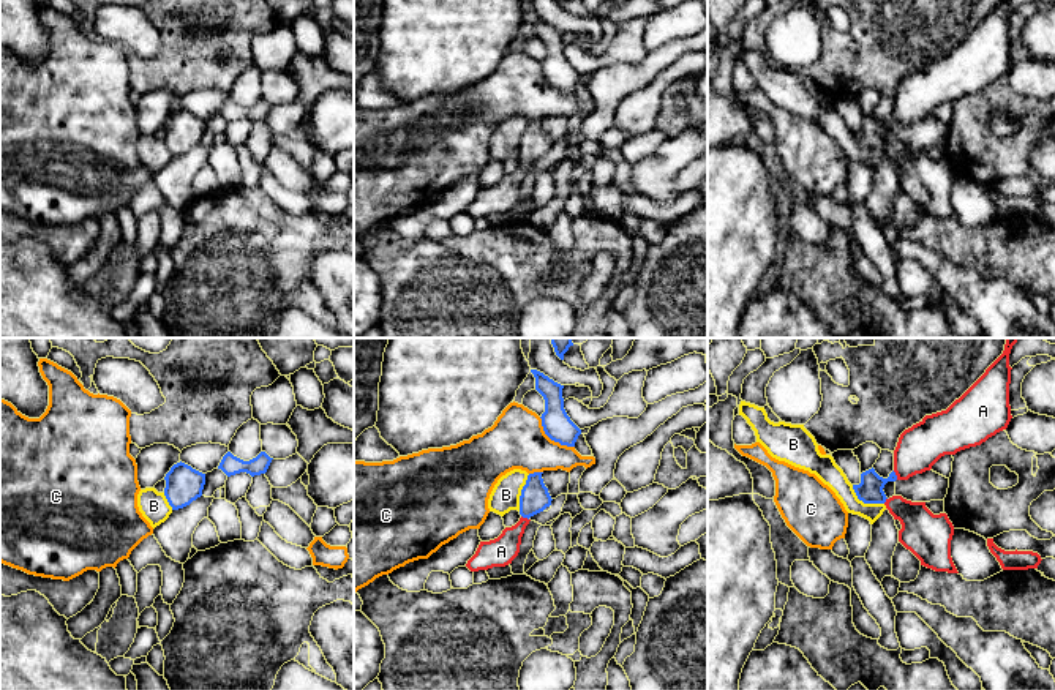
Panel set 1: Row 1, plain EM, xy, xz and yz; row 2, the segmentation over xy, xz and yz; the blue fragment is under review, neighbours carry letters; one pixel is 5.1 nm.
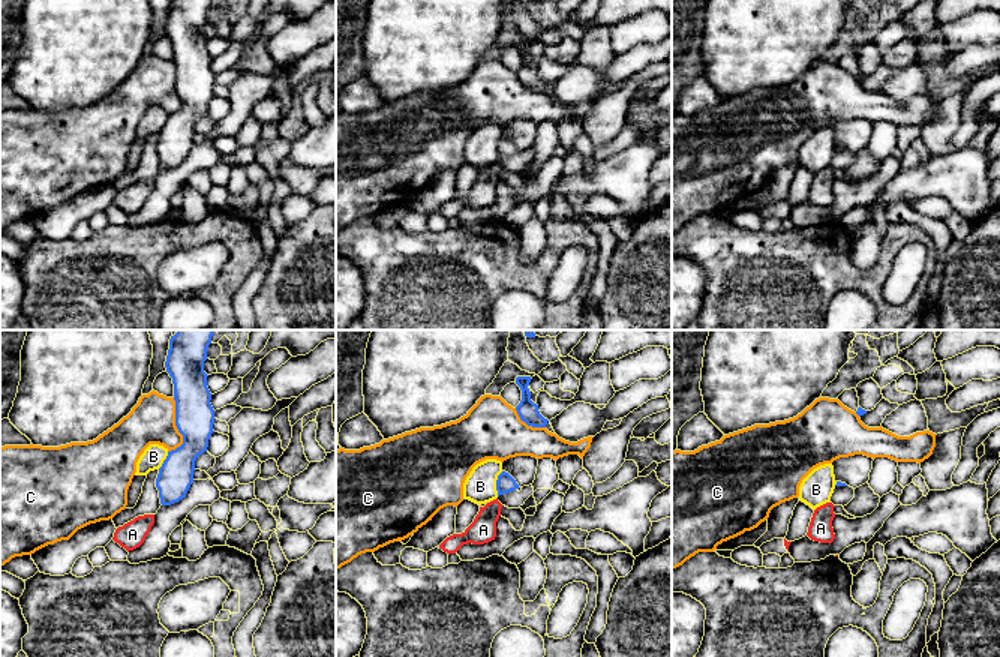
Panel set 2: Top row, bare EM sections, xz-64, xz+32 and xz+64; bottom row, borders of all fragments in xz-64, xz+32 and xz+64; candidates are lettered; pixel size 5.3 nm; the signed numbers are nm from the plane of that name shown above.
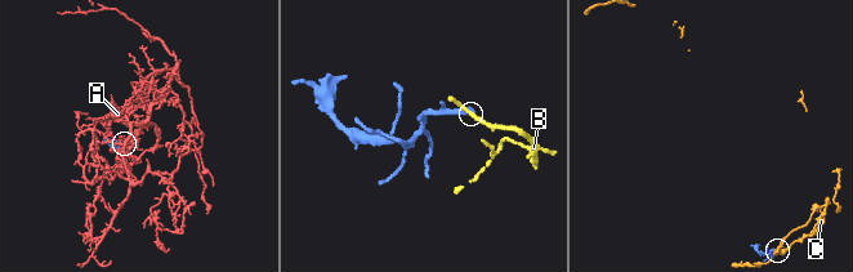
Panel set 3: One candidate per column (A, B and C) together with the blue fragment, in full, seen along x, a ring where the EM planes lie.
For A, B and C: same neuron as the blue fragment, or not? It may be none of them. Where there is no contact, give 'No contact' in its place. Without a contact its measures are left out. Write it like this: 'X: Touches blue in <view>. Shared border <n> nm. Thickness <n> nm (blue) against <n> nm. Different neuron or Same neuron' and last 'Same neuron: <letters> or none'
A: Touches blue in yz. Shared border 50 nm. Thickness 130 nm (blue) against 220 nm. Same neuron
B: Touches blue in yz. Shared border 190 nm. Thickness 130 nm (blue) against 110 nm. Different neuron
C: Touches blue in xz. Shared border 240 nm. Thickness 150 nm (blue) against 280 nm. Different neuron
Same neuron: A

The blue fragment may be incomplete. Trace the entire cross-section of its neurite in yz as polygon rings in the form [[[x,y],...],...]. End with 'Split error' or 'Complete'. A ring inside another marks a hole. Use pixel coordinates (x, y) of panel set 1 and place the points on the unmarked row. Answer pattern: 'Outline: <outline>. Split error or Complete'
Outline: [[[869,115],[861,120],[861,129],[853,131],[853,136],[859,147],[864,150],[884,150],[886,141],[883,137],[888,128],[895,128],[897,122],[892,117],[888,125],[880,123],[875,115]]]. Complete

